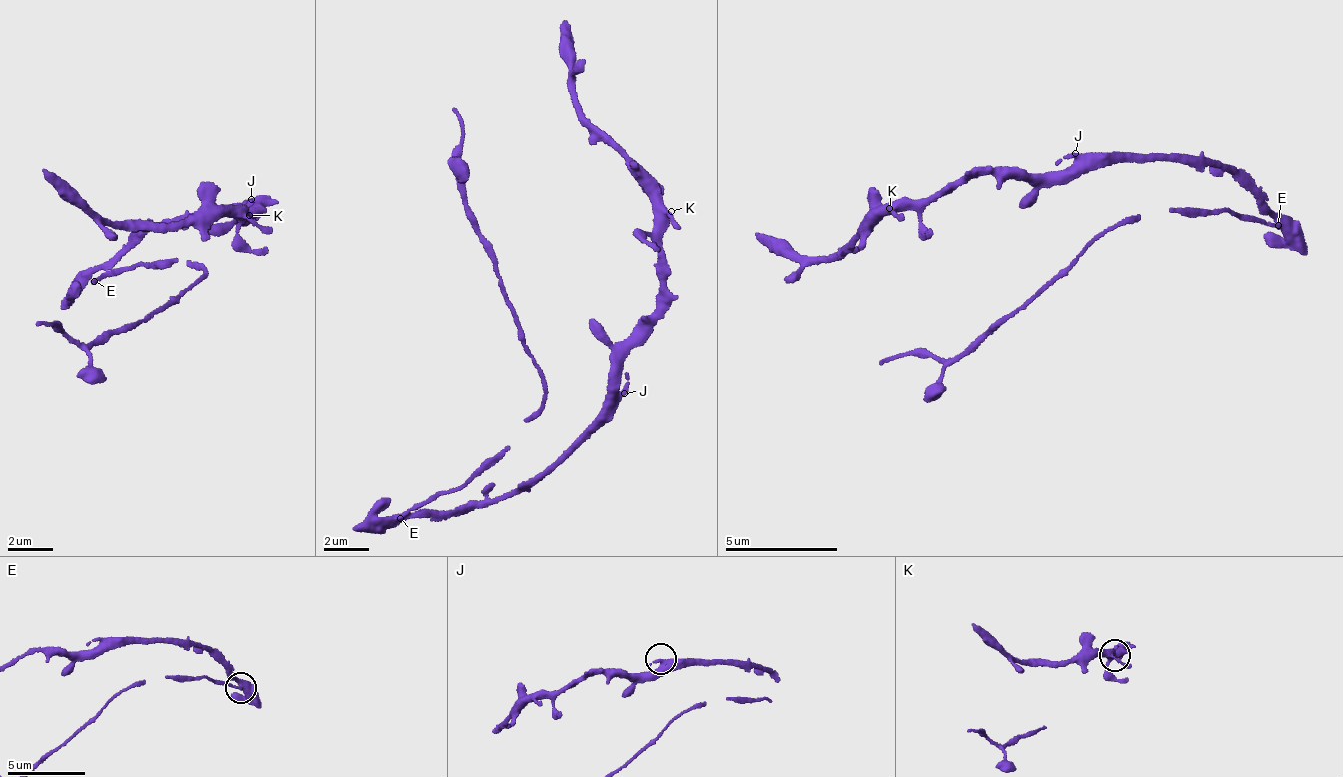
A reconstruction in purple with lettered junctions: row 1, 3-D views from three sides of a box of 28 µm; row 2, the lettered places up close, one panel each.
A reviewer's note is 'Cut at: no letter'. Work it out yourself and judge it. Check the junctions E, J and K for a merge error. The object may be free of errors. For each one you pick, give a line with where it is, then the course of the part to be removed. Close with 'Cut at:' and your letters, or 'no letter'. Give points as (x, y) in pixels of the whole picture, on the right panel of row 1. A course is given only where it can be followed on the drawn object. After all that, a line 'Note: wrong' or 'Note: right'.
Cut at: no letter
Note: right

